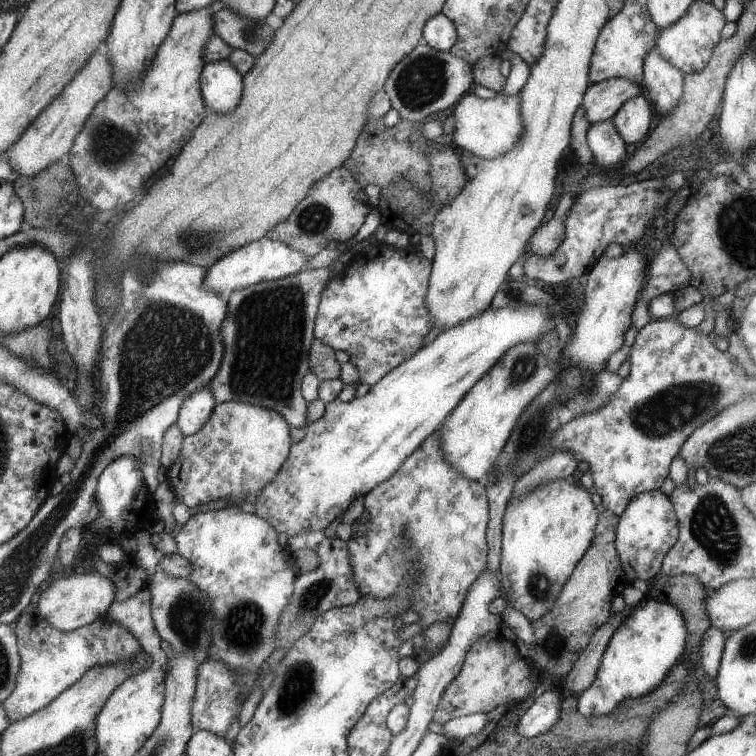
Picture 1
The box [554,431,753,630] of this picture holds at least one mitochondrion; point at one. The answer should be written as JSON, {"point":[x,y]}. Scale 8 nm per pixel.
{"point":[712,526]}

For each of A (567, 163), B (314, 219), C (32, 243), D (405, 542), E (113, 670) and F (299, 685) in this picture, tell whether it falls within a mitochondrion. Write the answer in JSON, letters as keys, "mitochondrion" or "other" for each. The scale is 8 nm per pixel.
{"A":"other","B":"mitochondrion","C":"other","D":"mitochondrion","E":"other","F":"mitochondrion"}

